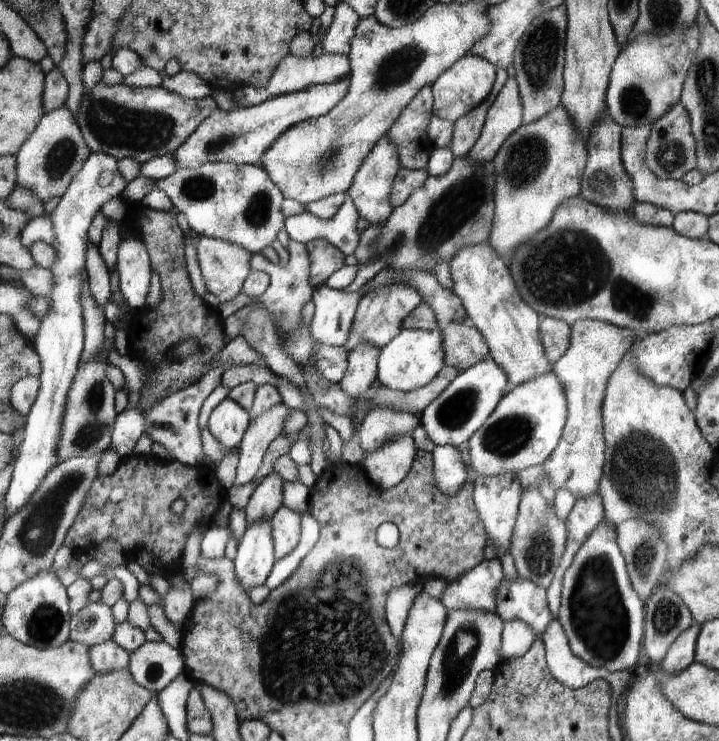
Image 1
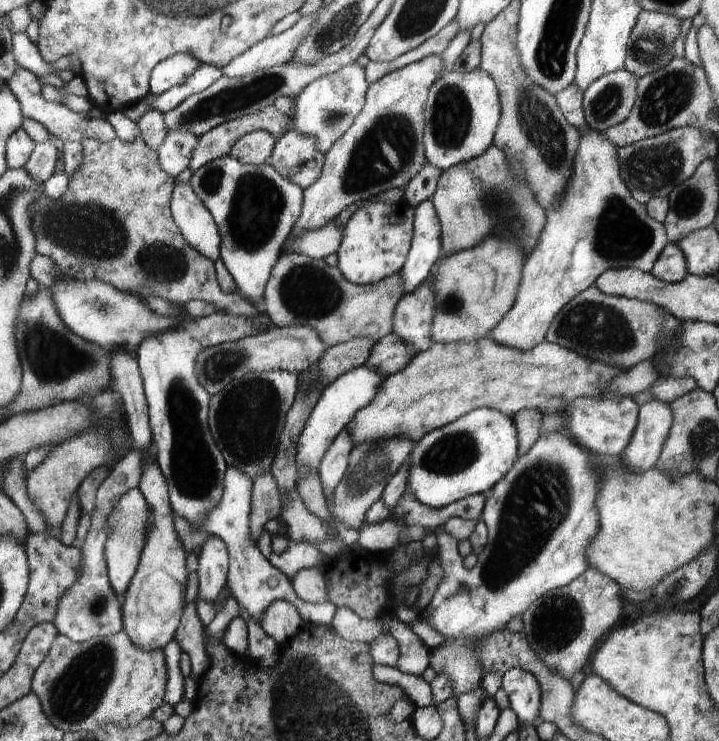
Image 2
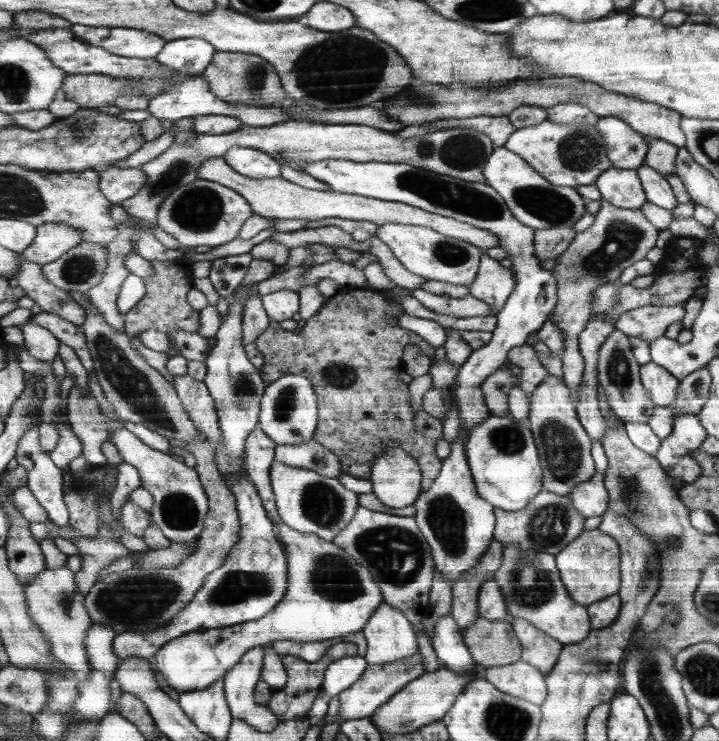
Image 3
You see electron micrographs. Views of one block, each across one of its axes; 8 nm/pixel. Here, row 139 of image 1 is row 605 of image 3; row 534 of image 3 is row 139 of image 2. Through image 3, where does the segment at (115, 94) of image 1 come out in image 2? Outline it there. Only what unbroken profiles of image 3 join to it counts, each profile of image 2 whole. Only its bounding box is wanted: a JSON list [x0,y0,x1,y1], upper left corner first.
[189,104,292,171]

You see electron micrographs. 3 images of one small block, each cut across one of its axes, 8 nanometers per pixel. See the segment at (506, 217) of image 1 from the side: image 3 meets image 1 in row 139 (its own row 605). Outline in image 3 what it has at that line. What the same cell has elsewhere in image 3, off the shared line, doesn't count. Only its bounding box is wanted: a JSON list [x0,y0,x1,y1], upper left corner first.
[495,544,591,645]

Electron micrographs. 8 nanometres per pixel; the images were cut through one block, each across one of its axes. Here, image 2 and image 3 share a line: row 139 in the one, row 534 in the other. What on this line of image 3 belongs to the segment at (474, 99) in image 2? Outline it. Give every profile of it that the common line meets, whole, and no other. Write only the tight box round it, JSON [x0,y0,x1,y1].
[300,159,558,586]

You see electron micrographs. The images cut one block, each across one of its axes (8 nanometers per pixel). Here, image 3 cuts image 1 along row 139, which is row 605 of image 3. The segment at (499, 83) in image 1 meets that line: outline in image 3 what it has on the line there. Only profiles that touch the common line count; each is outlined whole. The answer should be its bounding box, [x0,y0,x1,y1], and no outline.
[451,540,503,631]

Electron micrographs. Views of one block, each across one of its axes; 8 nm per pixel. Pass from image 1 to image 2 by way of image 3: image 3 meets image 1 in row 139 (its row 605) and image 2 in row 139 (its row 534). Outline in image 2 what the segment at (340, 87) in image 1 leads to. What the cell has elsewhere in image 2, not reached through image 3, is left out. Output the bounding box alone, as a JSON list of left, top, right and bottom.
[229,131,275,165]

